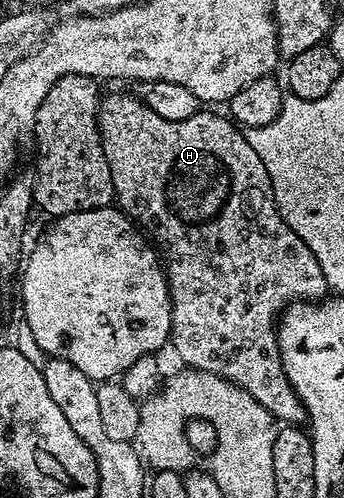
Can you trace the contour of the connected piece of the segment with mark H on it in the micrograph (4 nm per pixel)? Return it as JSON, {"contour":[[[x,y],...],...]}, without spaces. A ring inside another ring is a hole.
{"contour":[[[106,94],[101,100],[97,113],[97,128],[101,134],[103,153],[111,169],[115,203],[152,240],[159,252],[159,258],[165,269],[165,279],[169,283],[169,300],[173,318],[171,347],[177,350],[178,357],[185,362],[182,364],[195,371],[209,371],[213,375],[223,377],[229,383],[234,383],[239,389],[251,393],[251,397],[255,397],[255,401],[259,401],[263,409],[273,414],[278,424],[301,425],[307,419],[305,407],[283,373],[281,350],[277,344],[277,325],[281,312],[289,304],[326,298],[327,284],[323,277],[323,269],[319,269],[319,261],[315,261],[315,253],[311,253],[311,249],[303,245],[303,241],[289,228],[287,221],[279,213],[271,177],[267,177],[267,168],[263,166],[263,161],[259,161],[259,153],[255,153],[255,149],[251,149],[251,145],[246,141],[245,131],[235,125],[232,118],[224,114],[223,116],[212,115],[209,111],[212,110],[198,110],[197,114],[187,117],[187,121],[167,121],[167,117],[159,117],[159,113],[150,109],[138,96],[136,99],[133,95],[108,96]]]}

